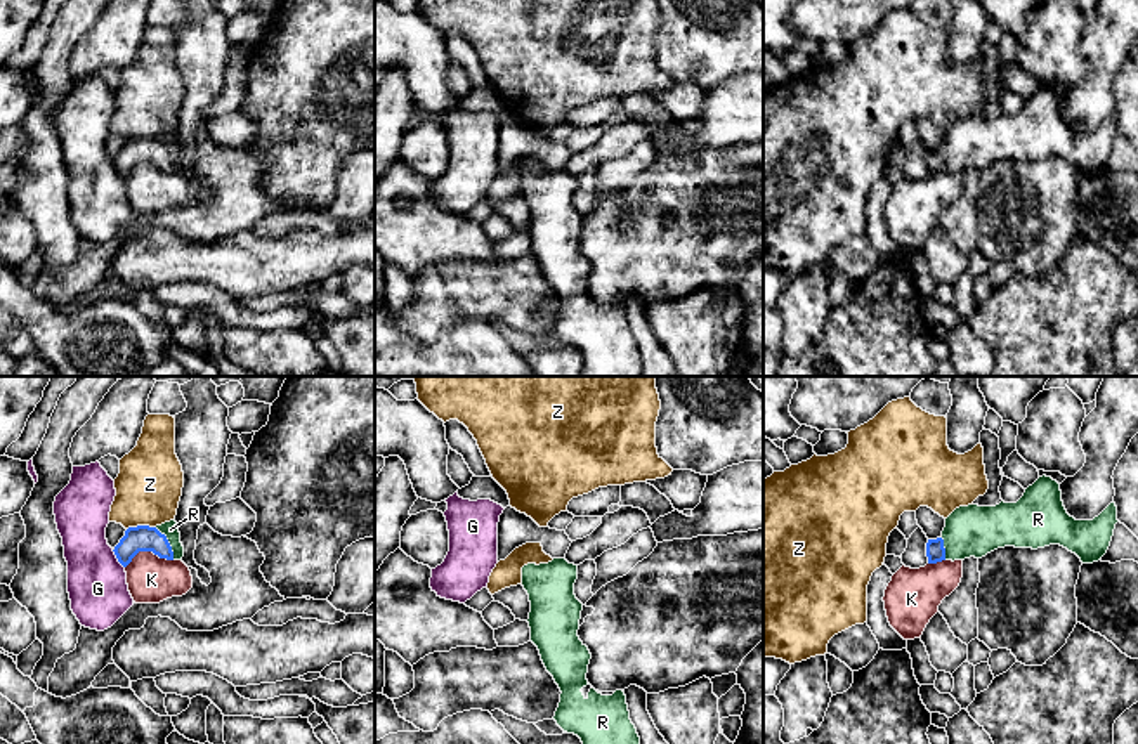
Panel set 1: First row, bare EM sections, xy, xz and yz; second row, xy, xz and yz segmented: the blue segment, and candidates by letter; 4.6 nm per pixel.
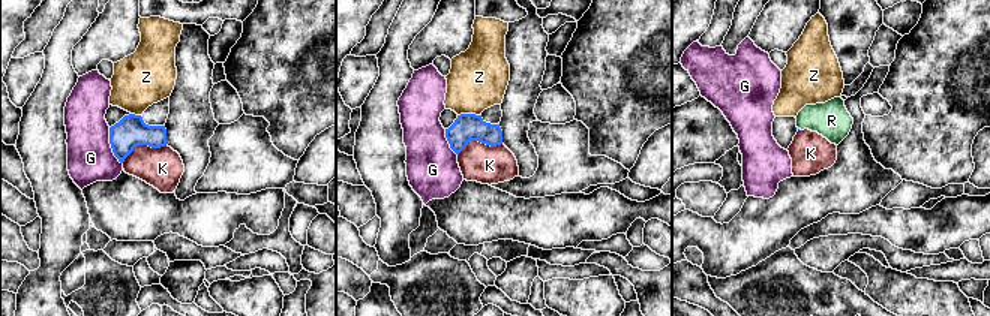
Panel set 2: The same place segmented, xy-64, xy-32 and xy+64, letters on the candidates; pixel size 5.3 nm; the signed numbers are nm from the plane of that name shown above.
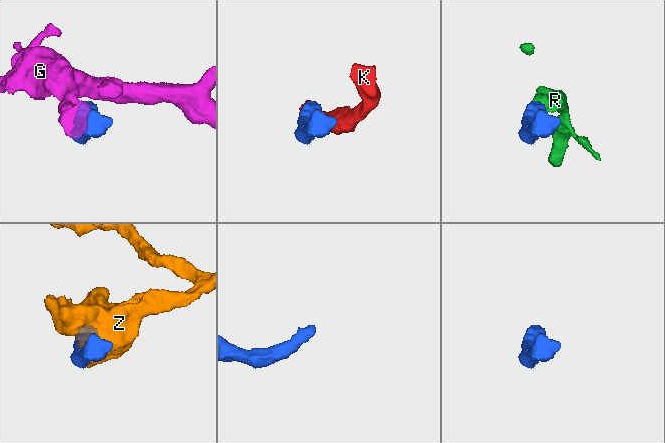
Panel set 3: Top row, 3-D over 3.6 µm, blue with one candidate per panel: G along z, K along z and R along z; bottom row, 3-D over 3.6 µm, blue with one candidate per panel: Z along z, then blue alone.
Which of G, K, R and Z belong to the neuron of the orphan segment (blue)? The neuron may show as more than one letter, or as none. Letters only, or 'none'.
R

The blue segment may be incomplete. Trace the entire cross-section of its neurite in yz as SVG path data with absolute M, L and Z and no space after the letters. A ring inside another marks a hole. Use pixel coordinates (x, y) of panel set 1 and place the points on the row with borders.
M1043 475L1017 503L956 508L945 519L942 536L928 539L926 557L928 564L937 564L982 558L1004 546L1037 550L1060 545L1082 564L1093 564L1107 553L1117 522L1114 501L1093 520L1076 520L1063 506L1060 484Z

